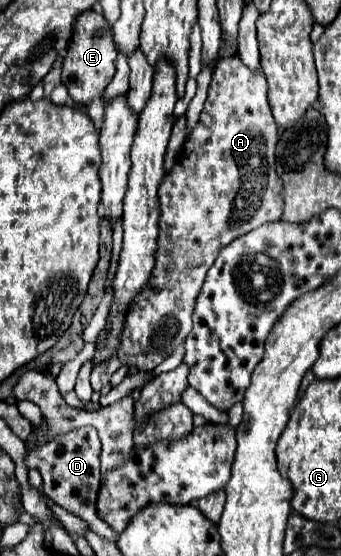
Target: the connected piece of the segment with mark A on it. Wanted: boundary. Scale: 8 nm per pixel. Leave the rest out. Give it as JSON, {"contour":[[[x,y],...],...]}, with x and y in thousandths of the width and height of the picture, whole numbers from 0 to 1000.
{"contour":[[[695,101],[642,108],[589,212],[519,295],[466,335],[472,417],[449,496],[425,529],[413,525],[378,554],[378,576],[367,576],[367,597],[355,601],[355,640],[273,660],[267,694],[279,705],[320,691],[326,673],[355,655],[449,665],[537,619],[560,597],[578,525],[642,450],[730,414],[824,392],[830,327],[806,306],[812,252],[771,129],[730,129]]]}

